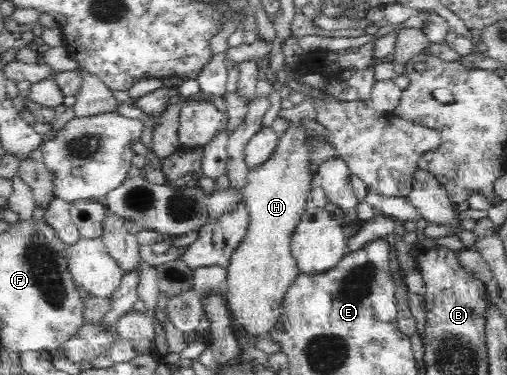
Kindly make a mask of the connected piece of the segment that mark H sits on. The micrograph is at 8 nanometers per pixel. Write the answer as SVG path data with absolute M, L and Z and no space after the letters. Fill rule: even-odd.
M289 127L279 134L276 153L260 169L251 171L242 193L251 213L251 224L227 267L226 299L231 304L229 310L235 331L244 329L247 335L266 336L270 323L280 318L275 313L278 301L286 287L299 276L290 258L290 235L305 205L311 201L313 167L308 161L309 148L305 142L310 135L306 133L306 128Z

